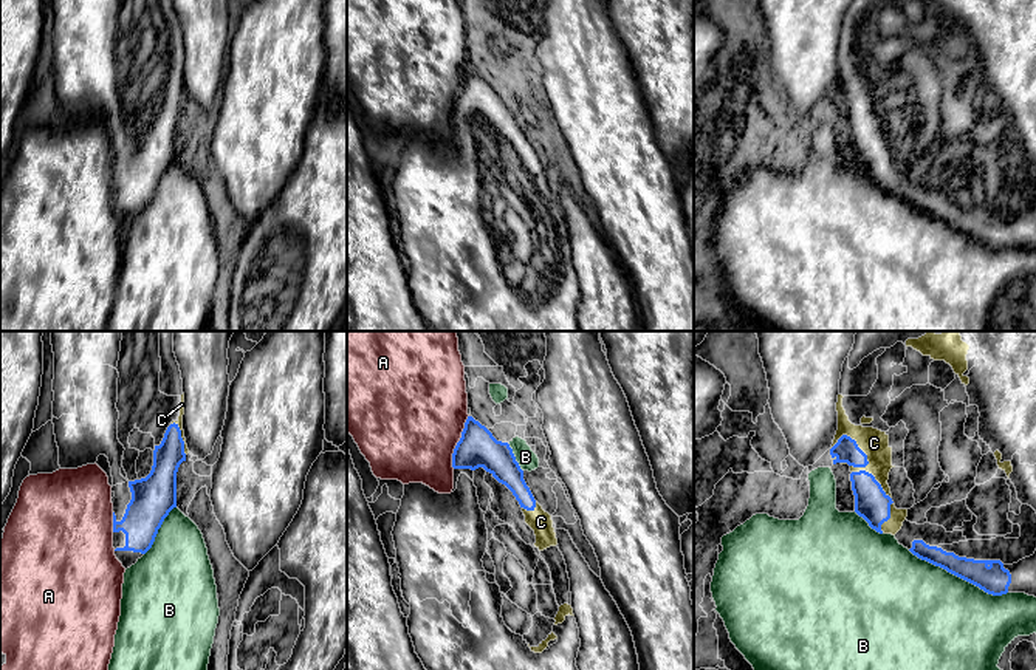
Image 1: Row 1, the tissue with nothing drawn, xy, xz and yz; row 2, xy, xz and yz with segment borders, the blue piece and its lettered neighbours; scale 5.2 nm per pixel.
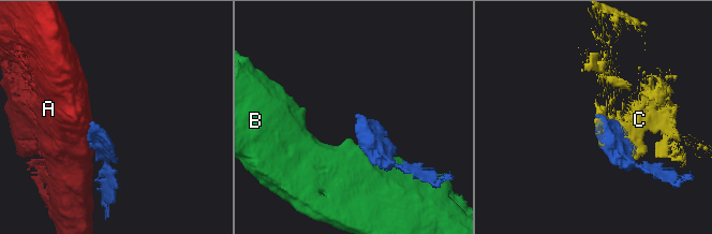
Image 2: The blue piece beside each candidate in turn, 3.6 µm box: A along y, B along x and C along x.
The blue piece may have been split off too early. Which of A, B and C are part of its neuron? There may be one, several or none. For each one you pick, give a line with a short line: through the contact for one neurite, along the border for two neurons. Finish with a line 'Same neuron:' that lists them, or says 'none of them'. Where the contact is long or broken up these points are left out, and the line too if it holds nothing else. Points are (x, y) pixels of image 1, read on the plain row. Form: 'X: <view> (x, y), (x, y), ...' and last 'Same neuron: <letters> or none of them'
Same neuron: C

